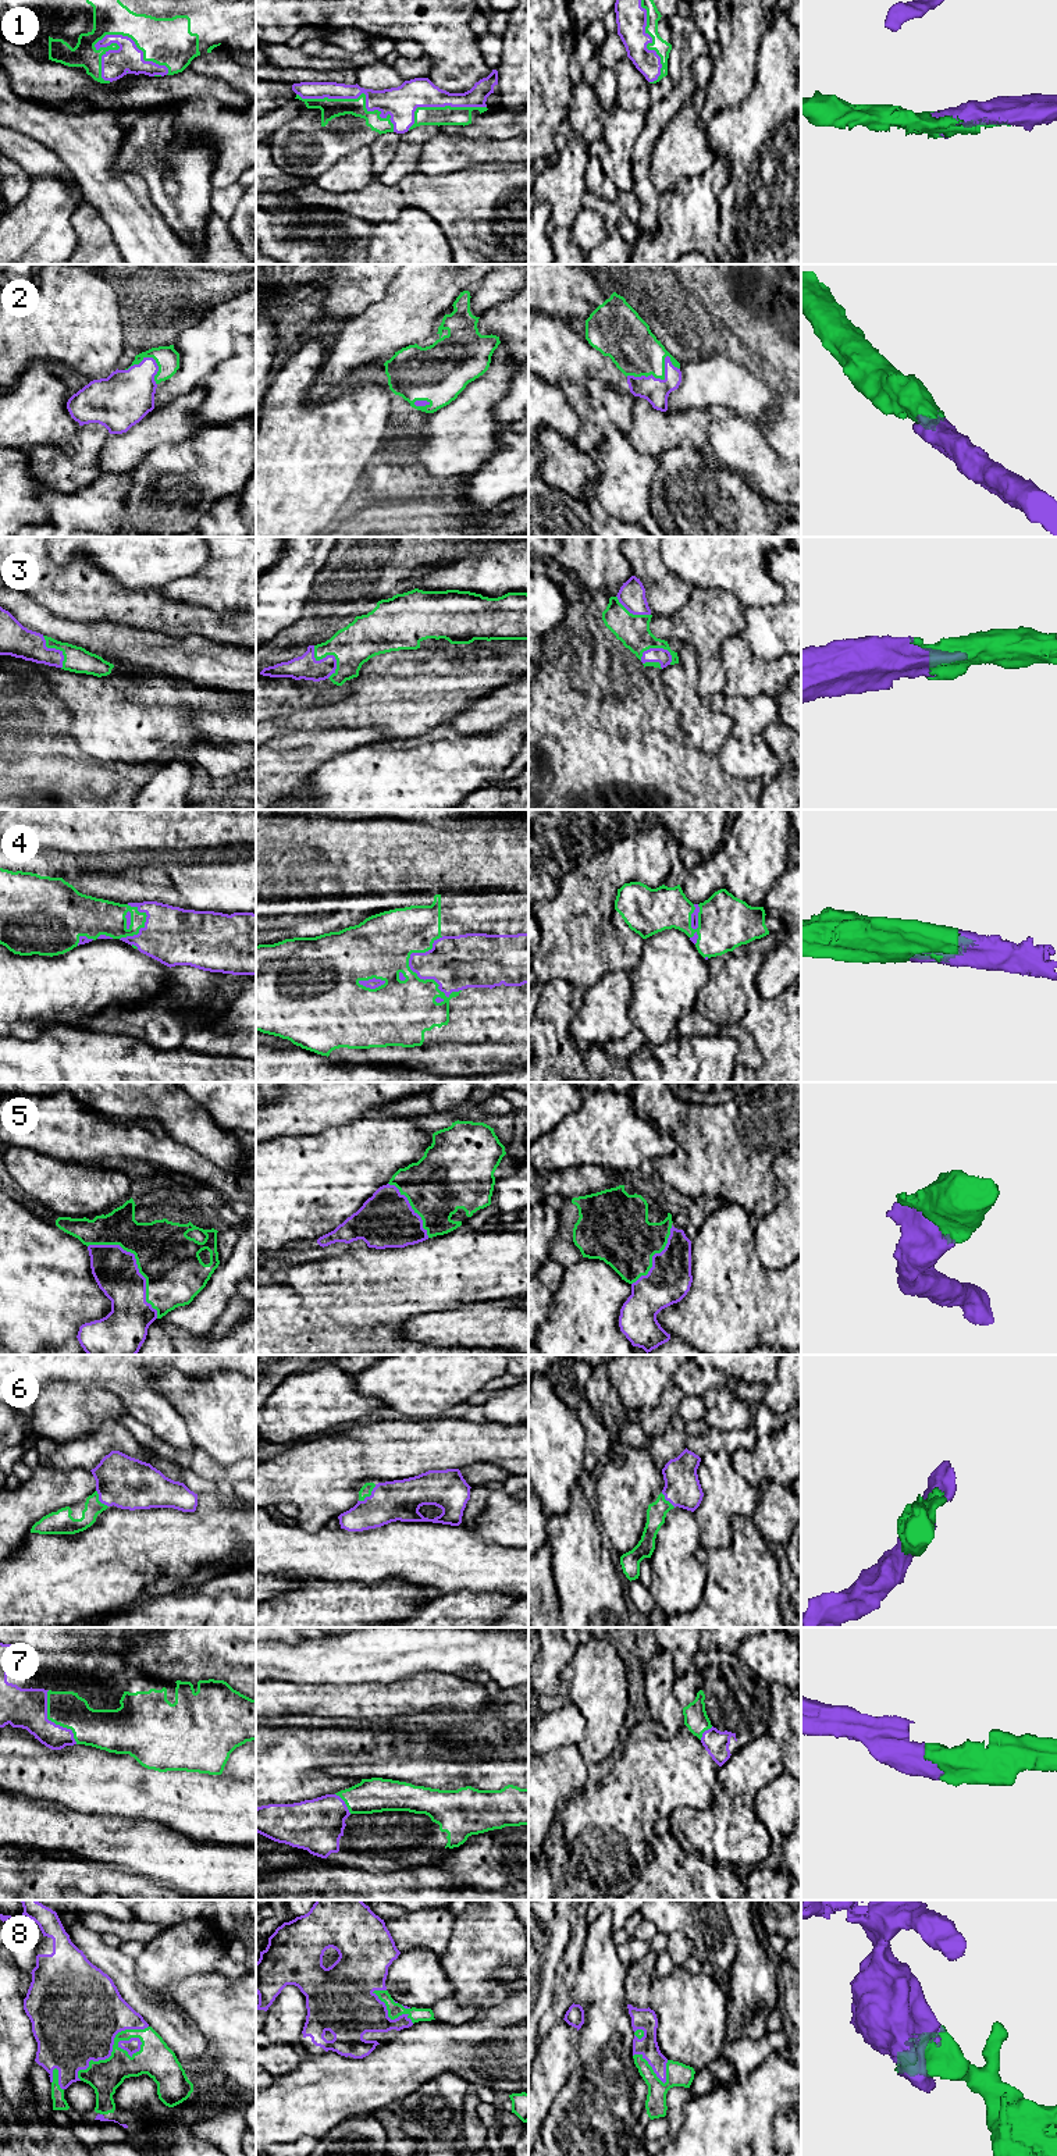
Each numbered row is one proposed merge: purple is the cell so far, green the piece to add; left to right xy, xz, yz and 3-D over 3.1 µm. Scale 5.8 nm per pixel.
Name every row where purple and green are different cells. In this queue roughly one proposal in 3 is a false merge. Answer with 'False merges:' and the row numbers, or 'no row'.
False merges: no row

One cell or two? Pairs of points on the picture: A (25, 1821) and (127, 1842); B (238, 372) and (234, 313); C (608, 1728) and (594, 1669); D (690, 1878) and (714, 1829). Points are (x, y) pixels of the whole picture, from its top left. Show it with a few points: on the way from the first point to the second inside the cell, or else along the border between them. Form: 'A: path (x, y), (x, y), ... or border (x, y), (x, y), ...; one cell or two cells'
A: path (50, 1828), (102, 1839); one cell
B: border (241, 334), (235, 340), (232, 352), (216, 366); two cells
C: path (604, 1714), (604, 1701), (597, 1683); one cell
D: border (697, 1853), (709, 1861); two cells

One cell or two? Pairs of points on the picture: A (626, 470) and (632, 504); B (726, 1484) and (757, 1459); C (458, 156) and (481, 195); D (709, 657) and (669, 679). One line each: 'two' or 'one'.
A: one
B: two
C: two
D: two

